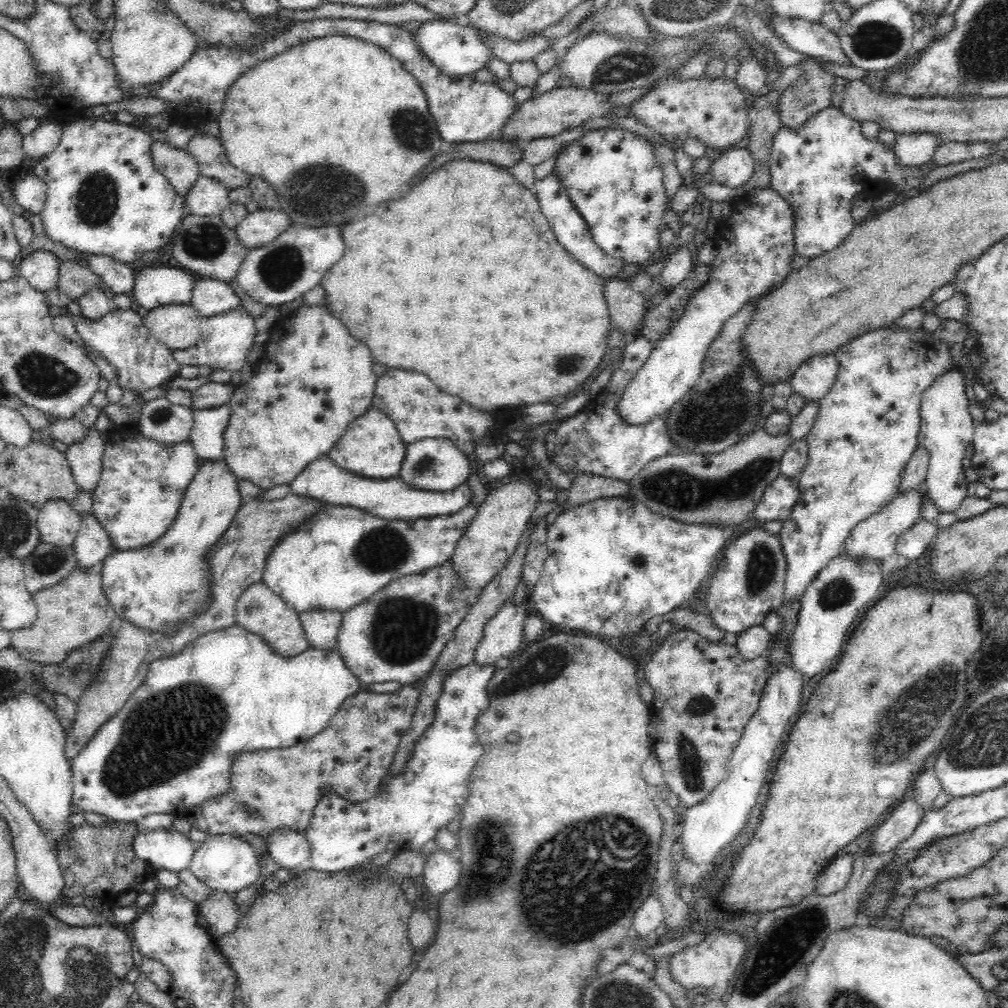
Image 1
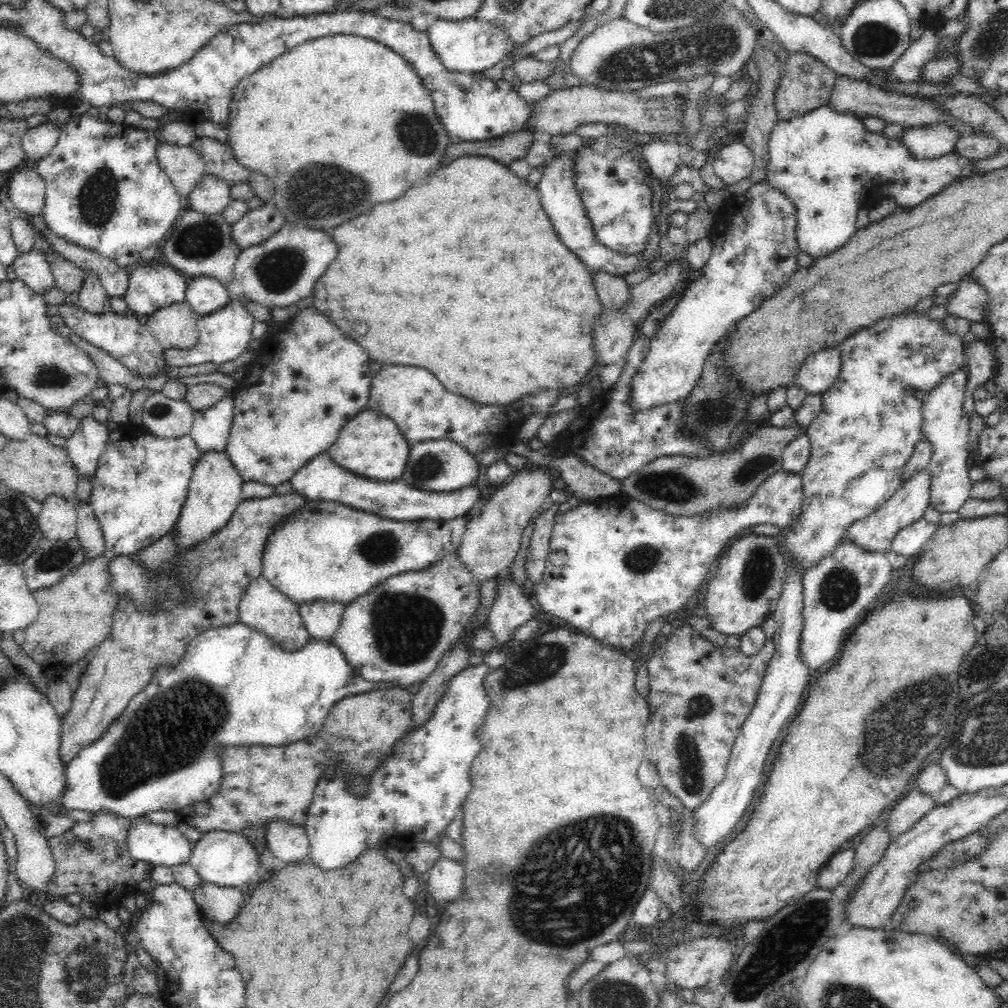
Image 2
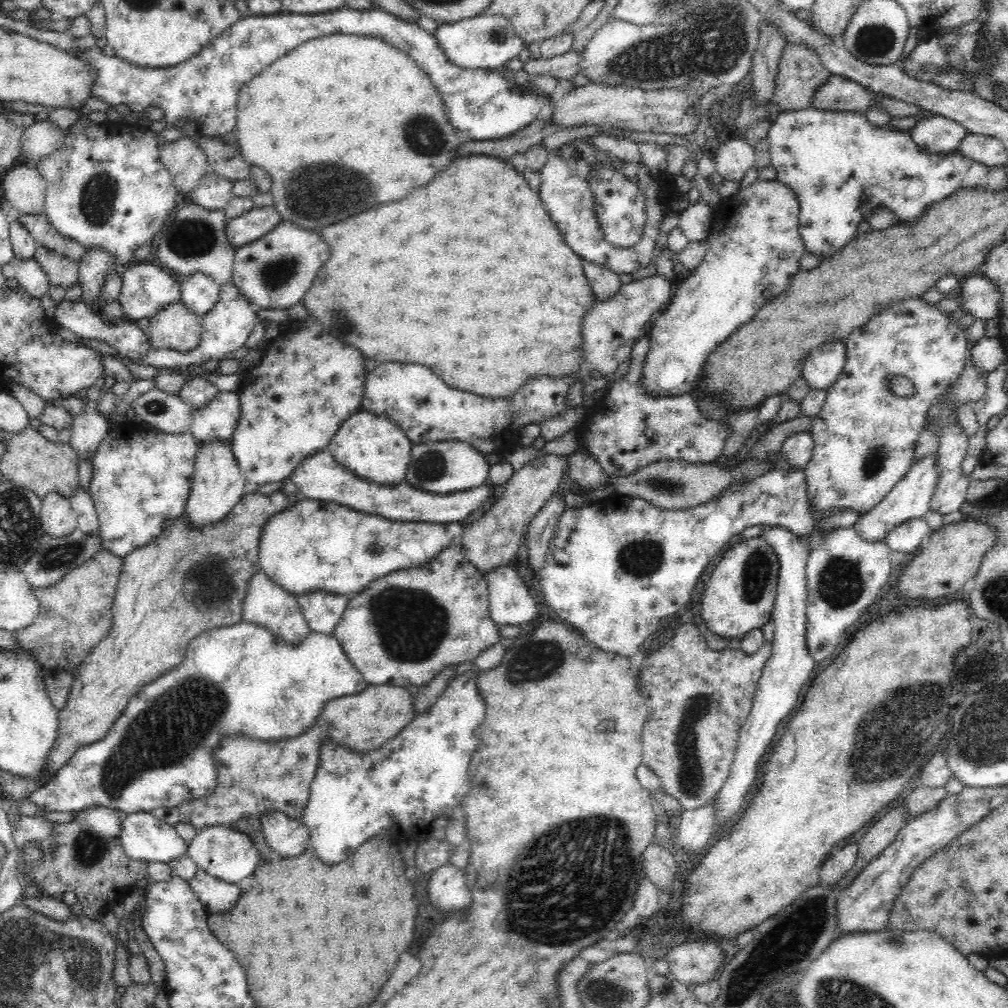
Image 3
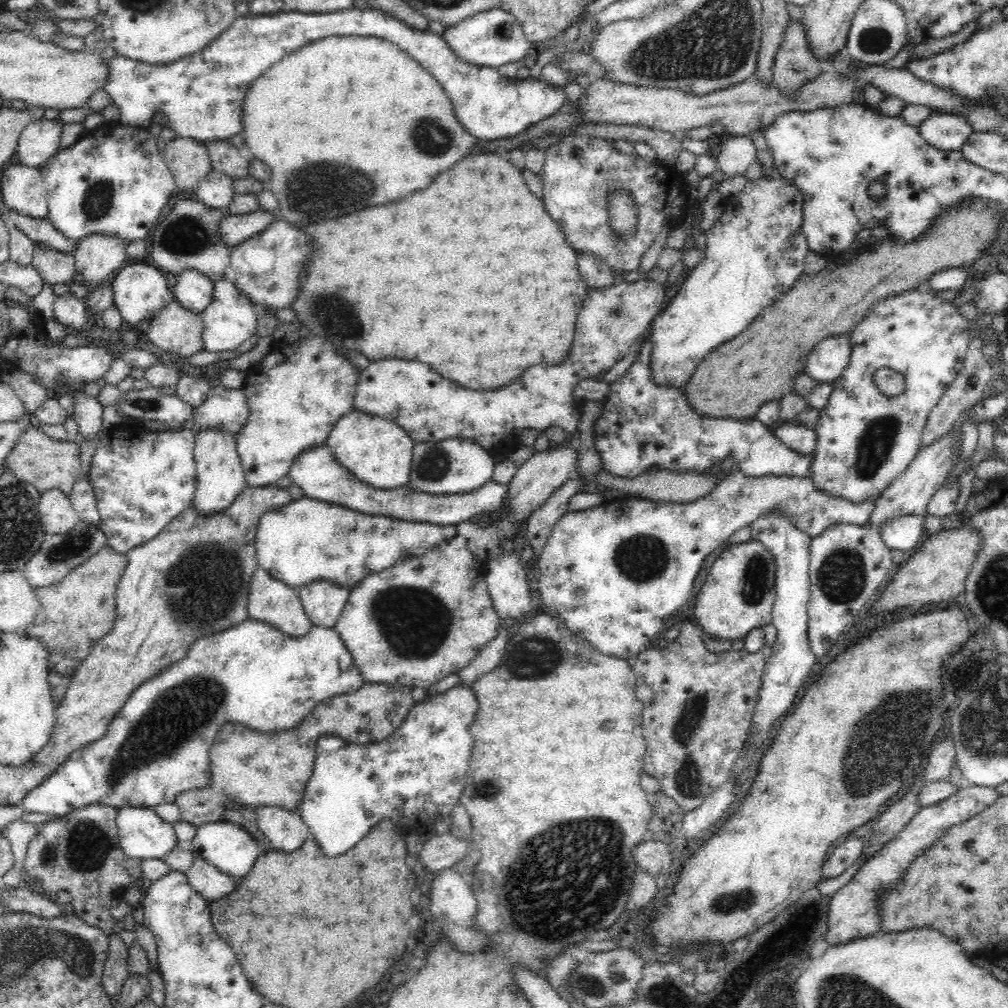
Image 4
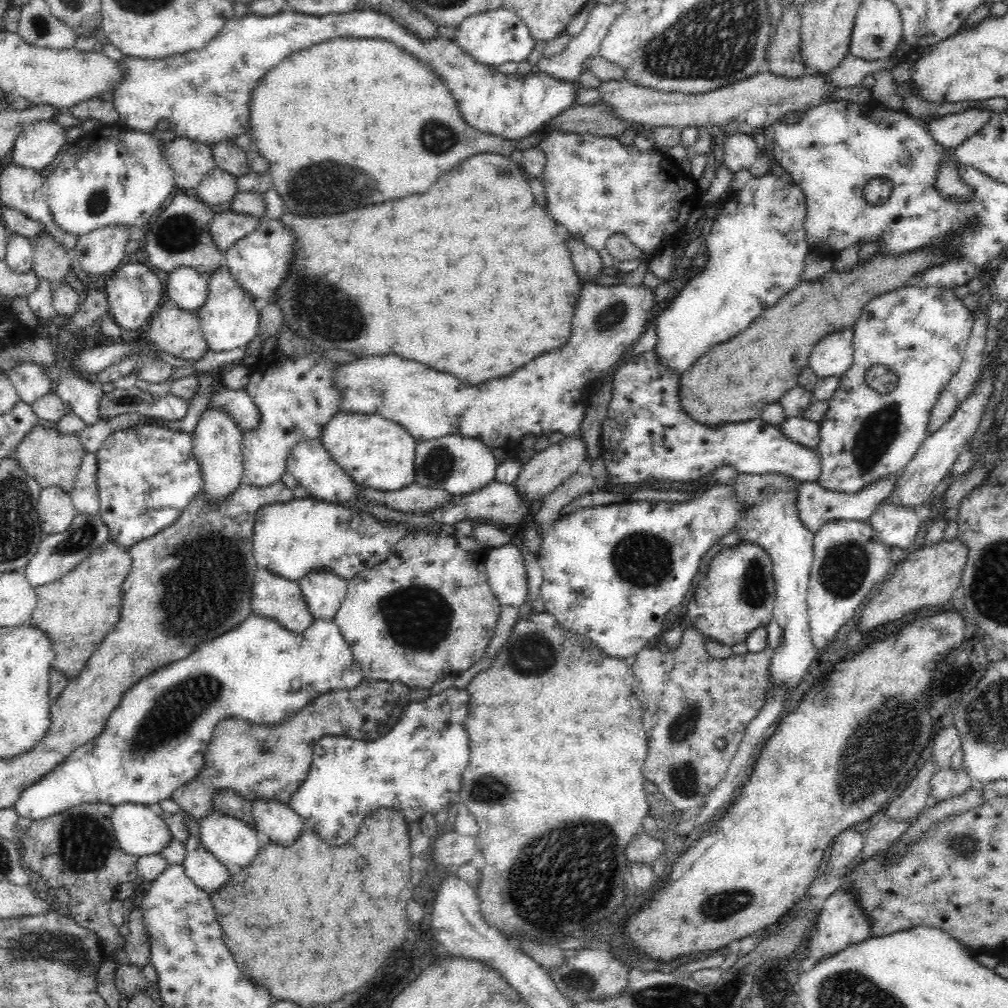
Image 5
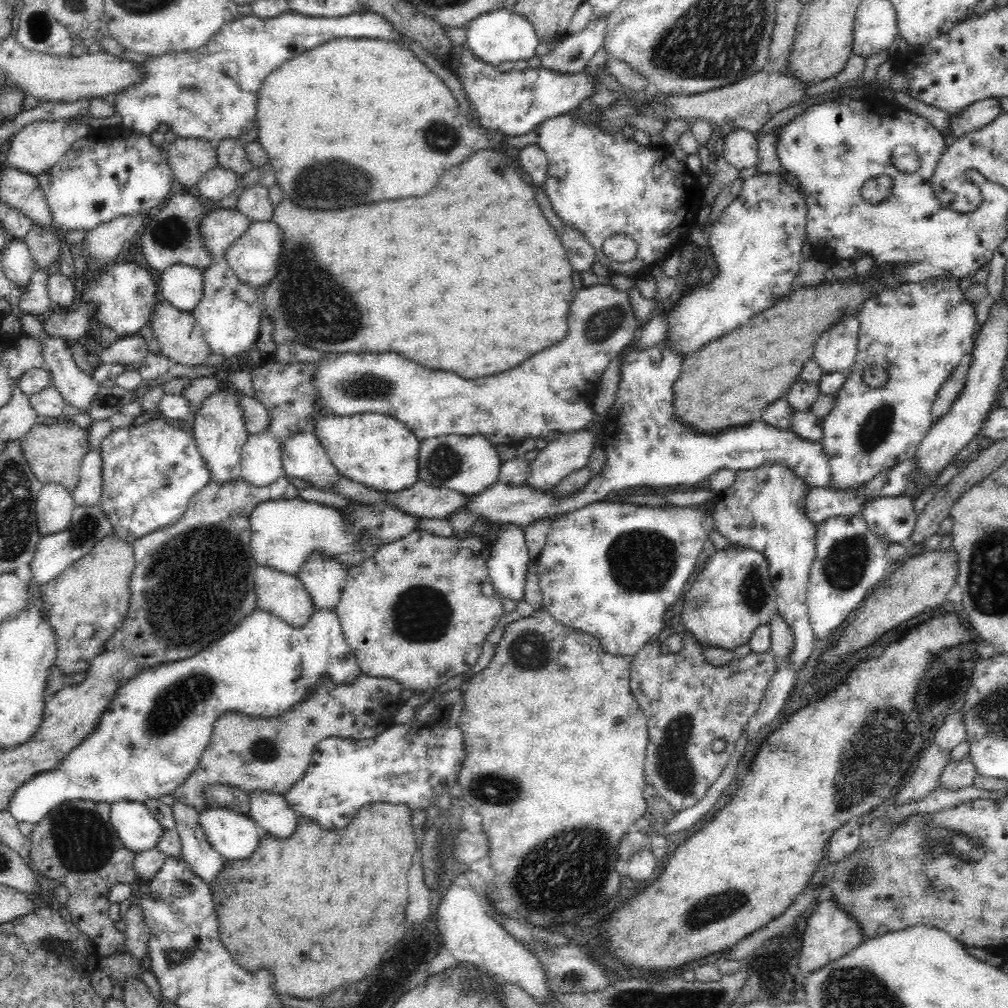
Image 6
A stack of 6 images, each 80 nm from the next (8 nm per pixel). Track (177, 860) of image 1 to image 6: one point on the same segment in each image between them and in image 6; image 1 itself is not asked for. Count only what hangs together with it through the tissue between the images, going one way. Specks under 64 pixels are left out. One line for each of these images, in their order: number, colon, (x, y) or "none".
2: (157, 845)
3: (144, 838)
4: (143, 835)
5: (140, 832)
6: (137, 829)

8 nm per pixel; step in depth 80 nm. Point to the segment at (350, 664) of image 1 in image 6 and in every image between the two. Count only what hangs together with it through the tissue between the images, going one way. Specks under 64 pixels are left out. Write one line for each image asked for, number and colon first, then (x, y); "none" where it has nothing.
2: (397, 633)
3: (404, 628)
4: (413, 624)
5: (425, 613)
6: (418, 612)

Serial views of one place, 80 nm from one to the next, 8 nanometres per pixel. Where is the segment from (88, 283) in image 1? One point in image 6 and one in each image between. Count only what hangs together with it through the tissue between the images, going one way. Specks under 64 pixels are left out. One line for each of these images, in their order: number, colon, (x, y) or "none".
2: (69, 277)
3: (62, 271)
4: (55, 267)
5: (51, 261)
6: (45, 249)

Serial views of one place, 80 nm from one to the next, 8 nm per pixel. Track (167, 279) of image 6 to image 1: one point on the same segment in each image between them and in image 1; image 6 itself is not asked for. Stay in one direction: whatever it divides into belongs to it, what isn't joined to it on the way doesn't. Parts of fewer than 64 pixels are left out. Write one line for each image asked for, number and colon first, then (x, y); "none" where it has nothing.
1: (210, 297)
2: (205, 295)
3: (200, 293)
4: (194, 291)
5: (188, 288)

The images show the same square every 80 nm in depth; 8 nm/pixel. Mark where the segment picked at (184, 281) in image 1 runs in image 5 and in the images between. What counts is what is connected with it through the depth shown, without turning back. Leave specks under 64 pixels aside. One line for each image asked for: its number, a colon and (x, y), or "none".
2: (150, 287)
3: (146, 289)
4: (140, 290)
5: (134, 292)

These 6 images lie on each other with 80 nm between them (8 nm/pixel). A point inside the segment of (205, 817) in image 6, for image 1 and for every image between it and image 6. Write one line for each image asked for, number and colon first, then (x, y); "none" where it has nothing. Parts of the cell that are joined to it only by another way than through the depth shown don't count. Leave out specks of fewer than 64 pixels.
1: (224, 863)
2: (224, 859)
3: (226, 854)
4: (232, 850)
5: (229, 840)

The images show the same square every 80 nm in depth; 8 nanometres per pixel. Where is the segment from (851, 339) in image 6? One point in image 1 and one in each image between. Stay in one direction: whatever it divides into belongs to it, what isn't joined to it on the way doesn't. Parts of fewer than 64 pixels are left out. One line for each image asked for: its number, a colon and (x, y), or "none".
1: (813, 378)
2: (819, 371)
3: (822, 368)
4: (825, 363)
5: (830, 358)

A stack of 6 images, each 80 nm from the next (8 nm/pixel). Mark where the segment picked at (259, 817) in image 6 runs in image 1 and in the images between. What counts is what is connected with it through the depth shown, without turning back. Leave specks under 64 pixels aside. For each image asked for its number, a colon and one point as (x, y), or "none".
1: (289, 849)
2: (288, 844)
3: (289, 837)
4: (284, 830)
5: (277, 823)

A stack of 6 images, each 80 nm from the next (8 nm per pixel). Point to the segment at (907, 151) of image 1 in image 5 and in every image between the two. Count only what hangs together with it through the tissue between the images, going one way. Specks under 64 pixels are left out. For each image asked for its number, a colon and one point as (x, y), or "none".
2: (931, 142)
3: (937, 134)
4: (944, 132)
5: (950, 131)

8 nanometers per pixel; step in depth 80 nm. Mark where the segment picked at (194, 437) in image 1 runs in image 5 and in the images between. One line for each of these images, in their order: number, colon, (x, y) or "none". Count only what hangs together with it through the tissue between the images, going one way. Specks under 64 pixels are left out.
2: (210, 428)
3: (216, 421)
4: (225, 409)
5: (237, 403)

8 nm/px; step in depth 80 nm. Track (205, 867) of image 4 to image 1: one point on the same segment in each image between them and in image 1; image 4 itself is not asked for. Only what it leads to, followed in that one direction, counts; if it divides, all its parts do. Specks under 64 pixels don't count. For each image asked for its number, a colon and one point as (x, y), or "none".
1: (221, 913)
2: (217, 904)
3: (217, 897)

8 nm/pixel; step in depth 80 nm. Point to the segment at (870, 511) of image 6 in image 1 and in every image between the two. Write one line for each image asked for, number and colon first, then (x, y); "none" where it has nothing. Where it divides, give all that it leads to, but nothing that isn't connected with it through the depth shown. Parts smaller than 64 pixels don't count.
1: (917, 540)
2: (909, 541)
3: (909, 536)
4: (899, 533)
5: (897, 526)

